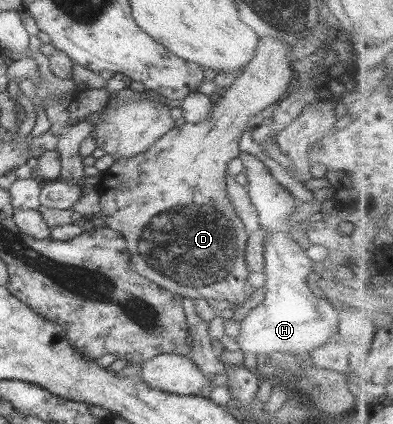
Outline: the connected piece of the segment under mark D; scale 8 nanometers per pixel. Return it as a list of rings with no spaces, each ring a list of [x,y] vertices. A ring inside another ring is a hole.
[[[259,38],[255,57],[244,67],[223,97],[212,105],[208,119],[170,129],[145,154],[117,160],[102,173],[99,192],[107,226],[125,238],[137,273],[171,293],[192,300],[217,299],[228,301],[236,308],[253,295],[256,288],[248,282],[251,271],[246,262],[249,232],[228,198],[227,164],[241,153],[239,139],[248,128],[248,121],[269,106],[279,103],[292,90],[295,82],[292,53],[296,49],[279,42],[279,39]]]

